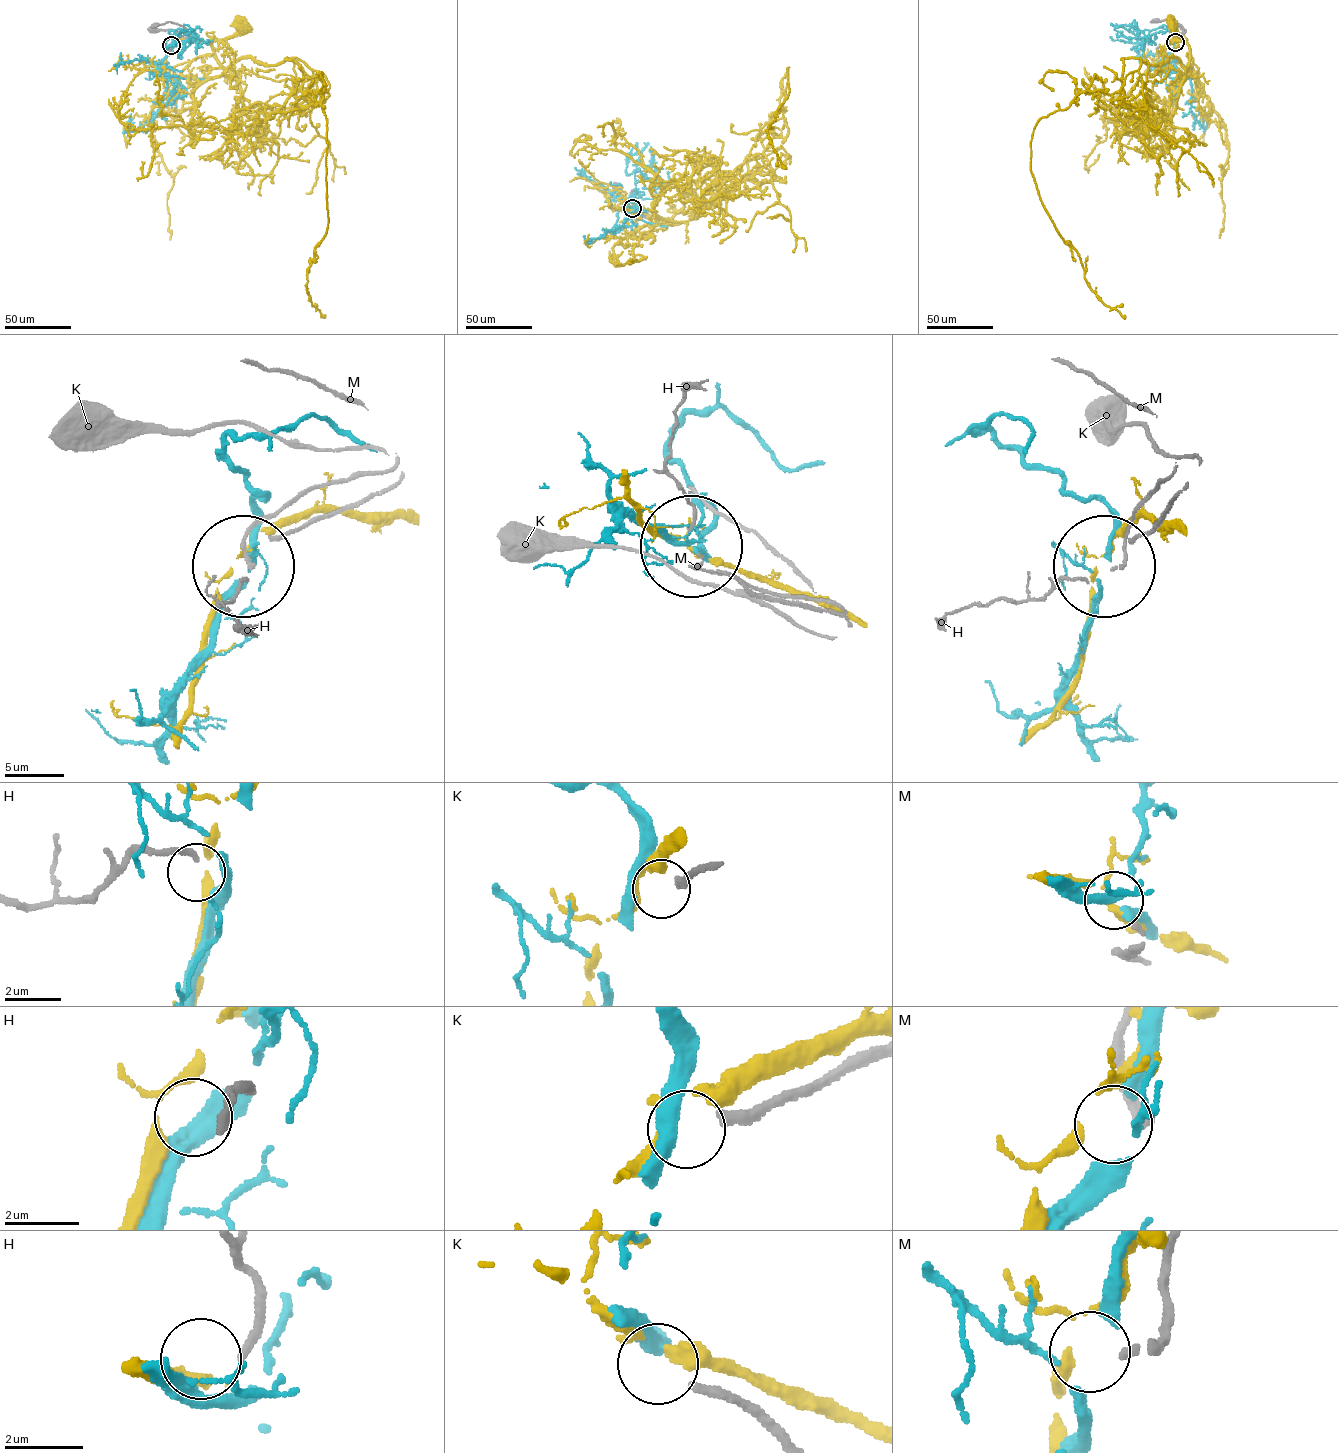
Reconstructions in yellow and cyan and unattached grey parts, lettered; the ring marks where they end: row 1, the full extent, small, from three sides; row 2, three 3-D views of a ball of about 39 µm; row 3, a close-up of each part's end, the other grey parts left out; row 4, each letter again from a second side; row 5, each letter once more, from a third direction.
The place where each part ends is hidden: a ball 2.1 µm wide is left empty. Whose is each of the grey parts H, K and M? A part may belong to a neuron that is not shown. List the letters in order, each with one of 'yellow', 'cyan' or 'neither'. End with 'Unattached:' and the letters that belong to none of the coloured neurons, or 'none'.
H: neither
K: neither
M: cyan
Unattached: H, K

